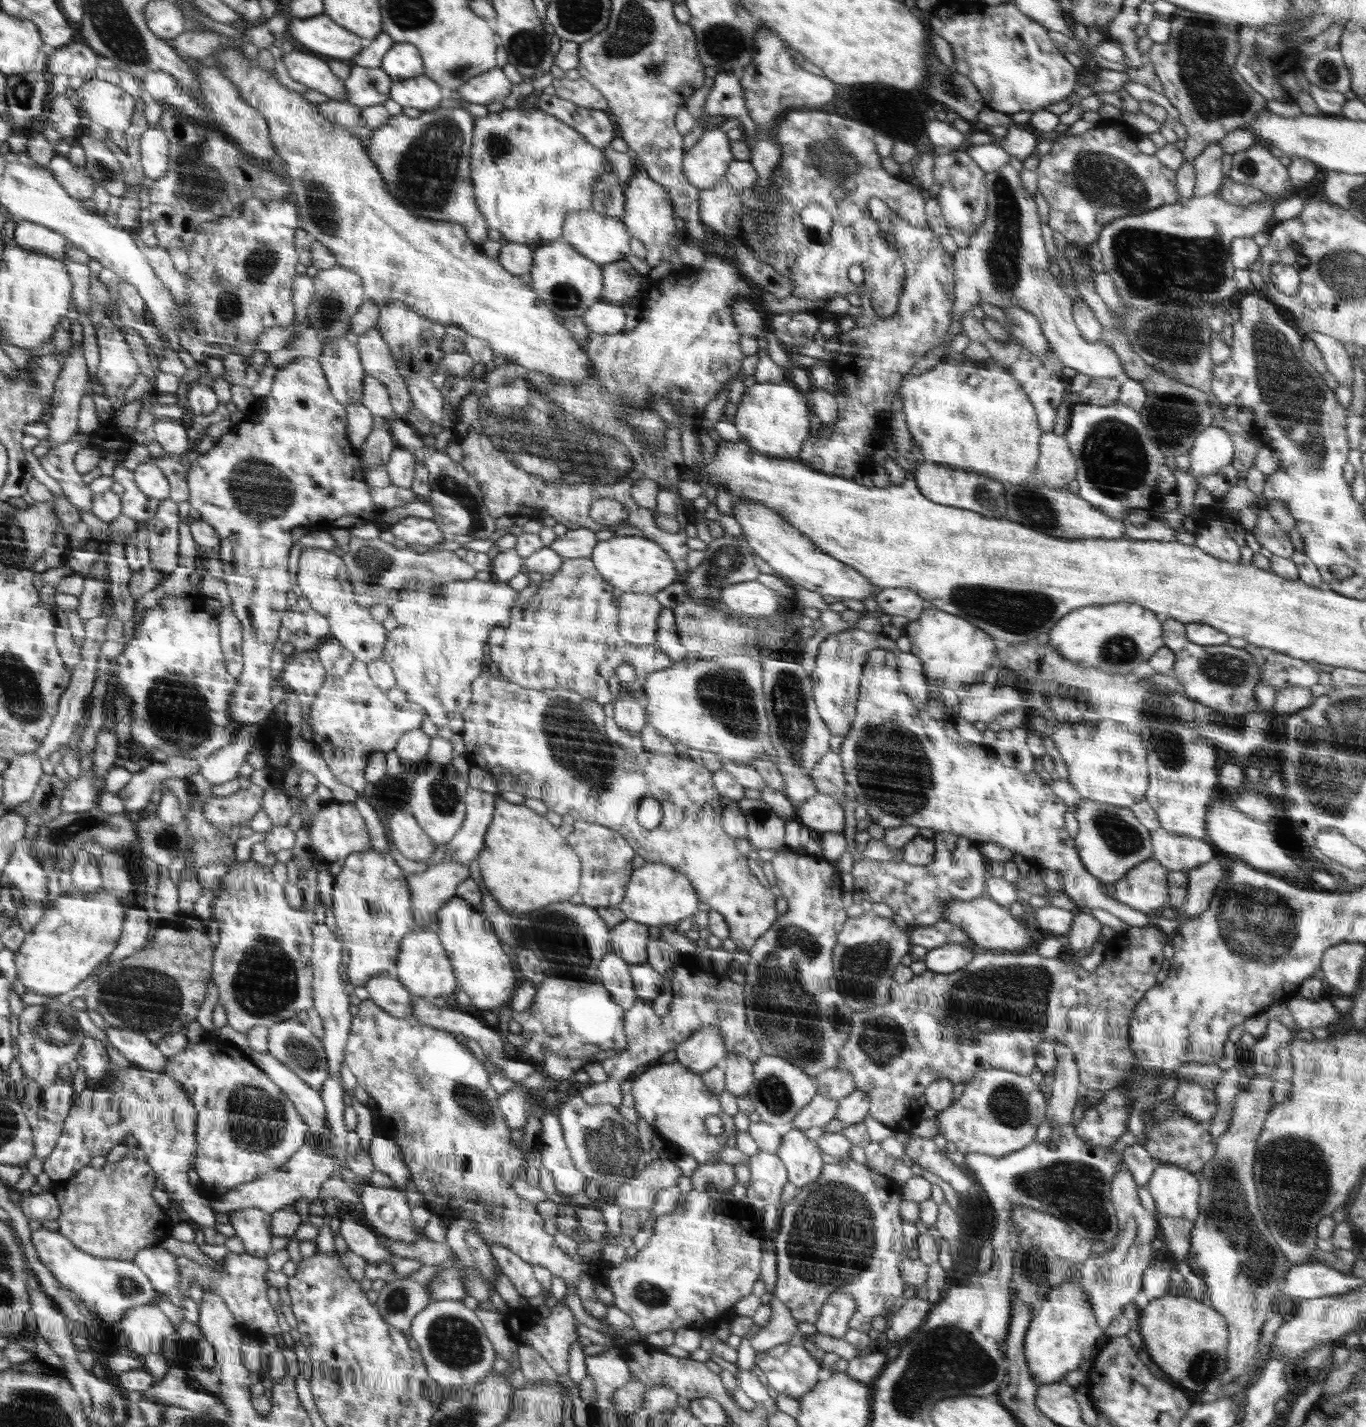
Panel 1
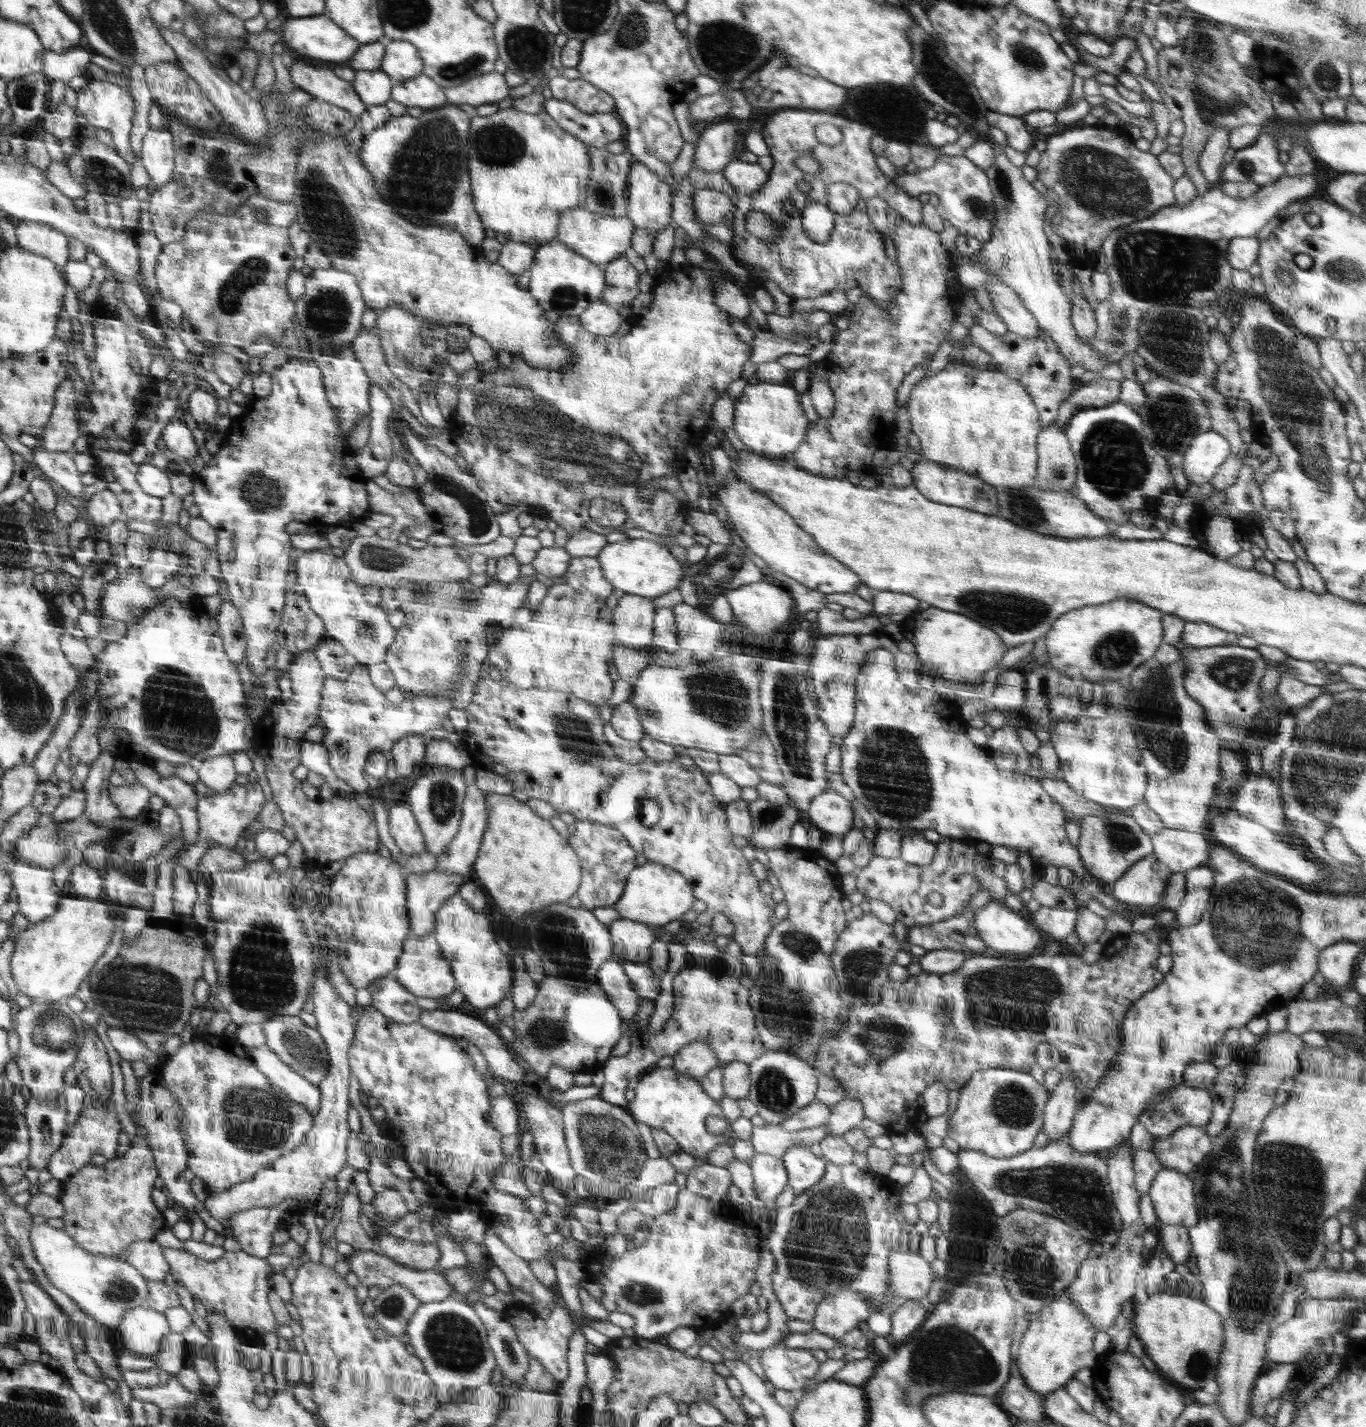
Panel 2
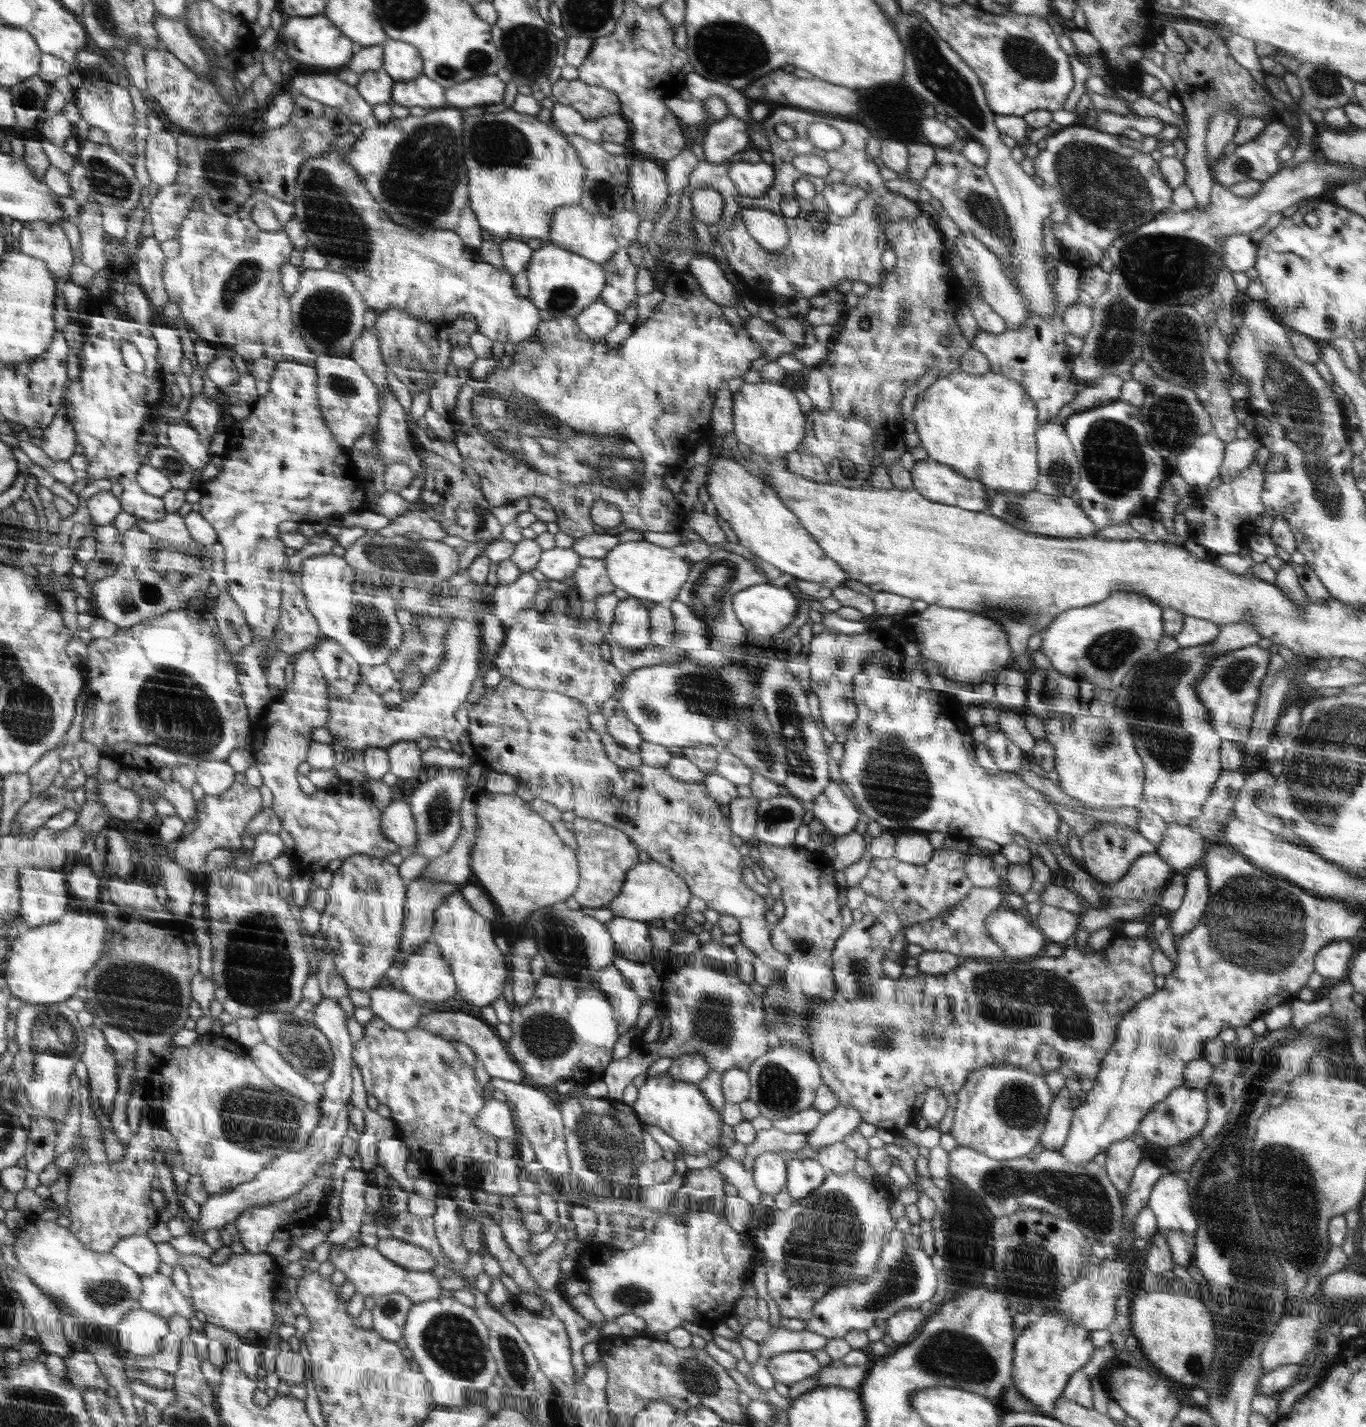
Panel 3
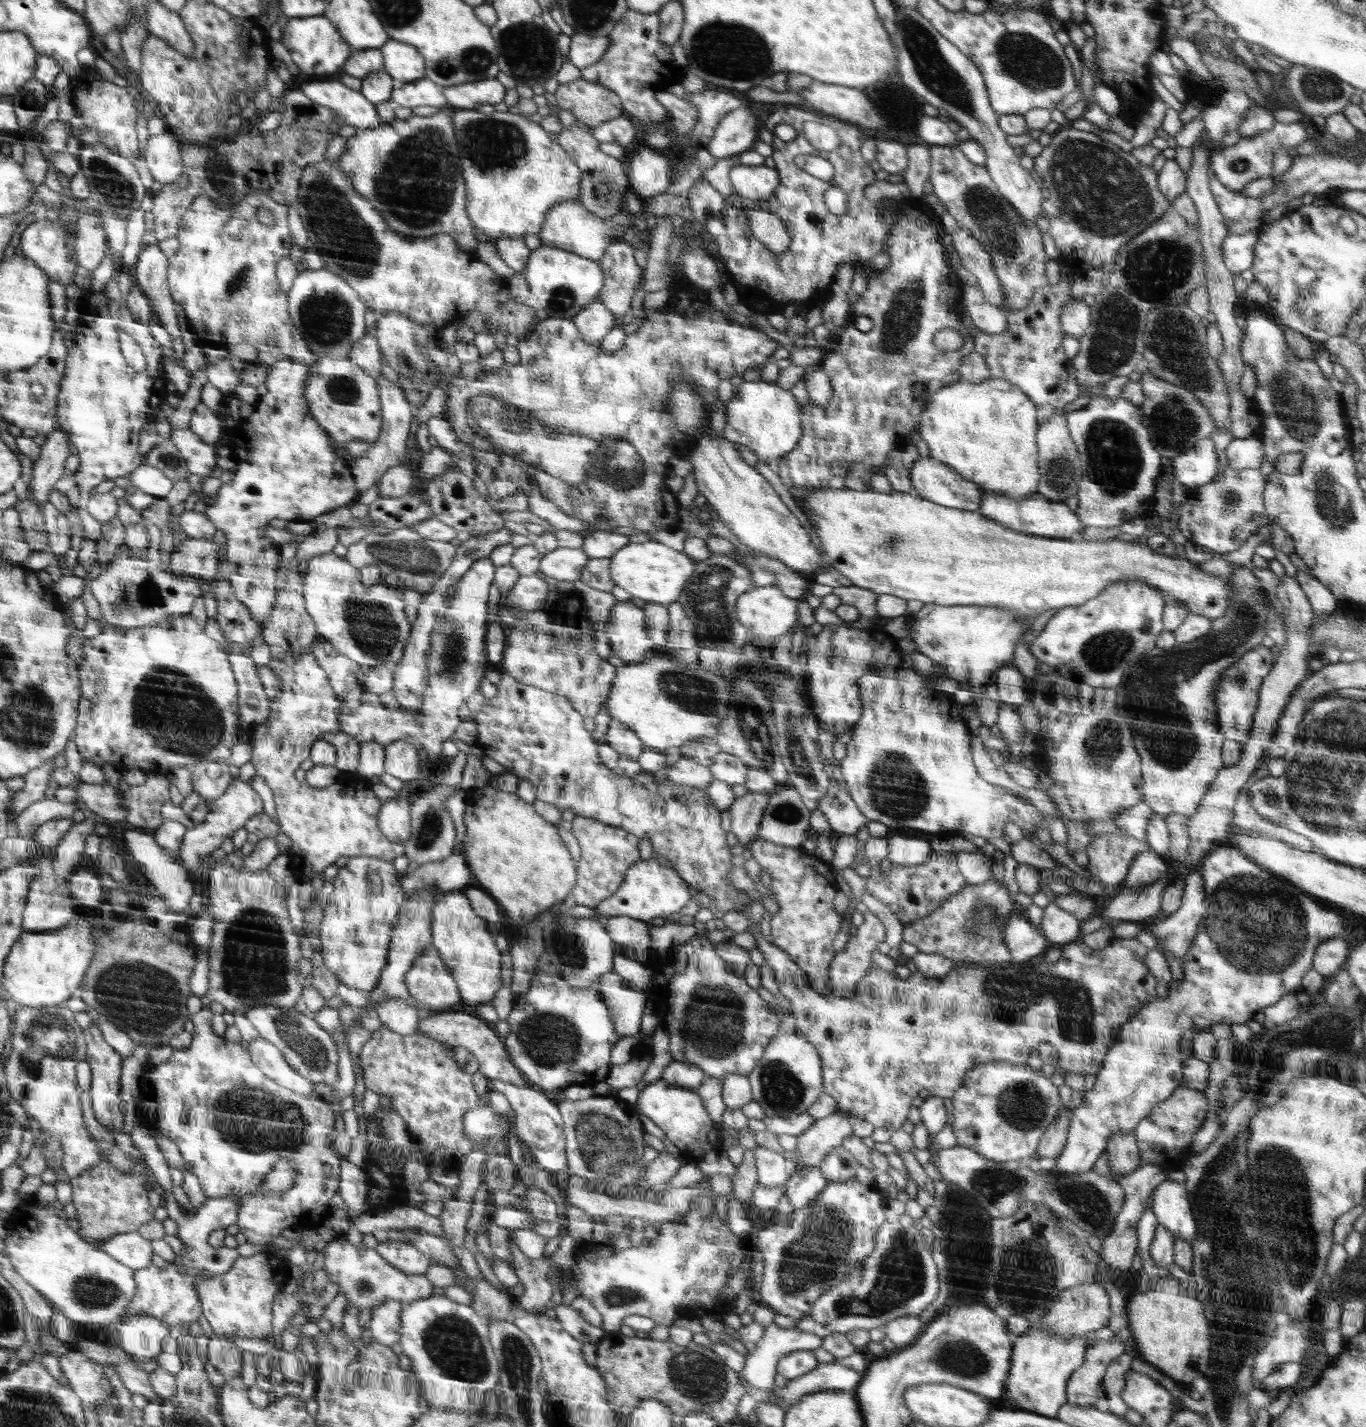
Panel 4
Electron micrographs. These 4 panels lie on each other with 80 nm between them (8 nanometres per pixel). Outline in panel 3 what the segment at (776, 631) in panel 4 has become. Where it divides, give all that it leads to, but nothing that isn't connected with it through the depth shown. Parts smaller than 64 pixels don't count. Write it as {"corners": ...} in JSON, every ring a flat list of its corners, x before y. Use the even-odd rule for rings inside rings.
{"corners":[[758,583,738,591,730,600,731,608,737,619,744,625,748,633,764,642,770,642,770,637,777,635,794,620,799,602,788,586,779,588,770,583]]}

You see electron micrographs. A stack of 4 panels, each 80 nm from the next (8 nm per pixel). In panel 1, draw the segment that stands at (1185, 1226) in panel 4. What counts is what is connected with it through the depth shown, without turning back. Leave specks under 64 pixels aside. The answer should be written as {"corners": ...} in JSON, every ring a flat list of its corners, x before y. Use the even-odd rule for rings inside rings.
{"corners":[[1160,1162,1147,1182,1152,1198,1155,1200,1157,1213,1170,1218,1184,1218,1194,1222,1200,1214,1199,1199,1199,1180,1190,1171,1182,1167]]}

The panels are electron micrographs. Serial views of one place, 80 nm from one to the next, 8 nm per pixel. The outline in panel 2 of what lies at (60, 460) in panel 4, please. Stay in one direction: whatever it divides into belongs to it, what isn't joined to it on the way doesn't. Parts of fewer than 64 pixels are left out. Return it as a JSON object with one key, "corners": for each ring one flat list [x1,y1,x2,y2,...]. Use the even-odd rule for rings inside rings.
{"corners":[[66,376,63,381,56,390,53,411,40,439,44,451,64,452,72,449,74,441,82,434,77,417,79,395,69,377]]}

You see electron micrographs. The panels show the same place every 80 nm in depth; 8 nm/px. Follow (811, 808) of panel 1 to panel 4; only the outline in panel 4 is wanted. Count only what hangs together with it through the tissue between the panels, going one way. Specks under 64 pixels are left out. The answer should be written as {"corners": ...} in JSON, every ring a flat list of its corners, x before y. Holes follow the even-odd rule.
{"corners":[[830,785,826,796,818,802,818,810,826,817,831,830,843,835,856,835,869,820,866,819,850,796,838,785]]}

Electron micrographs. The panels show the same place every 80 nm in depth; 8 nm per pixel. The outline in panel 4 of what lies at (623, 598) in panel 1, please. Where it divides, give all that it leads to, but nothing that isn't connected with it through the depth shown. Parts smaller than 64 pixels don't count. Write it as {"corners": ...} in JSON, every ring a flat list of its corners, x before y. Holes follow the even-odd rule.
{"corners":[[618,601,612,610,610,628,605,630,612,653,623,661,640,663,656,650,657,645,649,638,645,611,629,601]]}

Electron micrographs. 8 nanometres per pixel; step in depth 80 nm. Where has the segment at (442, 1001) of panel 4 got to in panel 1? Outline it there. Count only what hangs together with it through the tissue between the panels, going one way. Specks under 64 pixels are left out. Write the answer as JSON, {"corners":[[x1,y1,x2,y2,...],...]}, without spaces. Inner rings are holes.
{"corners":[[428,925,418,927,418,930,407,934,401,941,401,950,397,956,394,973,414,998,442,996,442,994,448,996,448,994,454,992,454,982,456,982,454,969,438,934,432,932]]}

